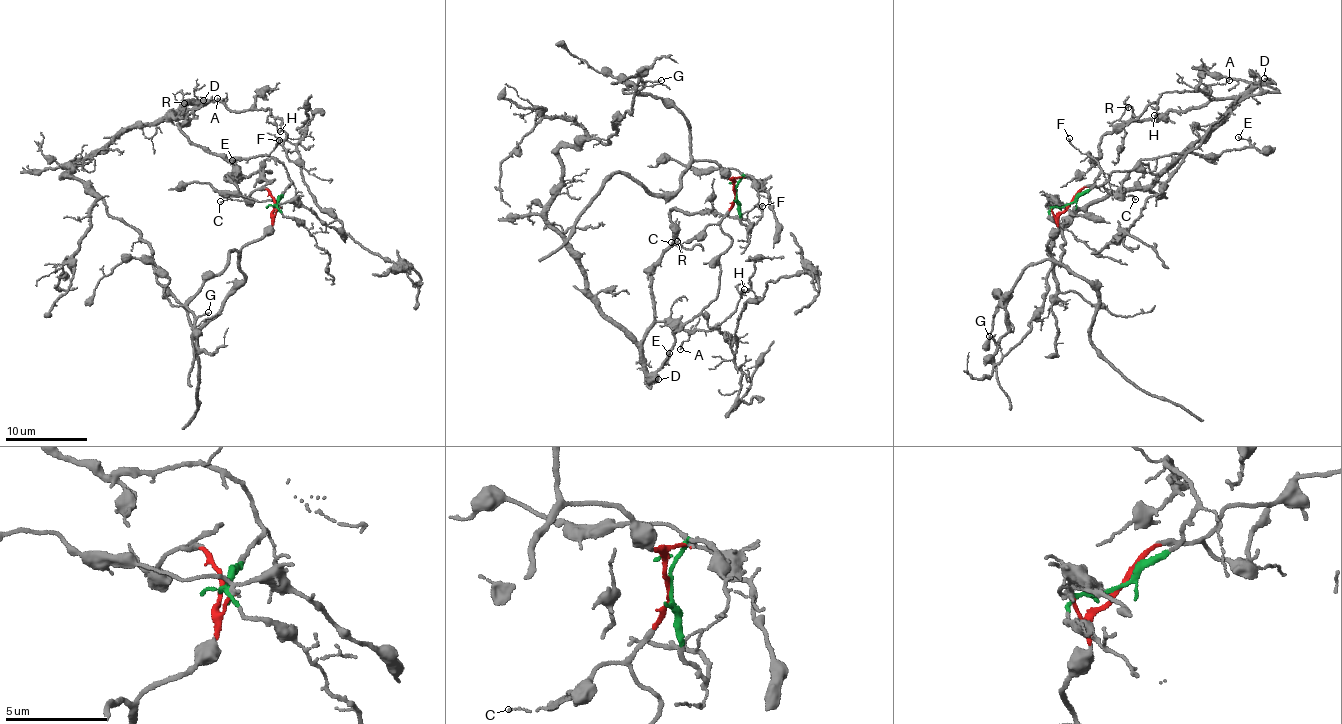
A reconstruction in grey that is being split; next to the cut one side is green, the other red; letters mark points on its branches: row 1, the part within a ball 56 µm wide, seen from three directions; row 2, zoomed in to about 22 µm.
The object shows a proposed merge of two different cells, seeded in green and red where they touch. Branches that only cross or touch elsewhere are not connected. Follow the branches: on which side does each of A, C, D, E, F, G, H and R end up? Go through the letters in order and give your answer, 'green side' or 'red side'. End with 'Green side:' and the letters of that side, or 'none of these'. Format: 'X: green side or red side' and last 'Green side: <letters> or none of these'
A: green side
C: red side
D: green side
E: red side
F: green side
G: red side
H: green side
R: green side
Green side: A, D, F, H, R

